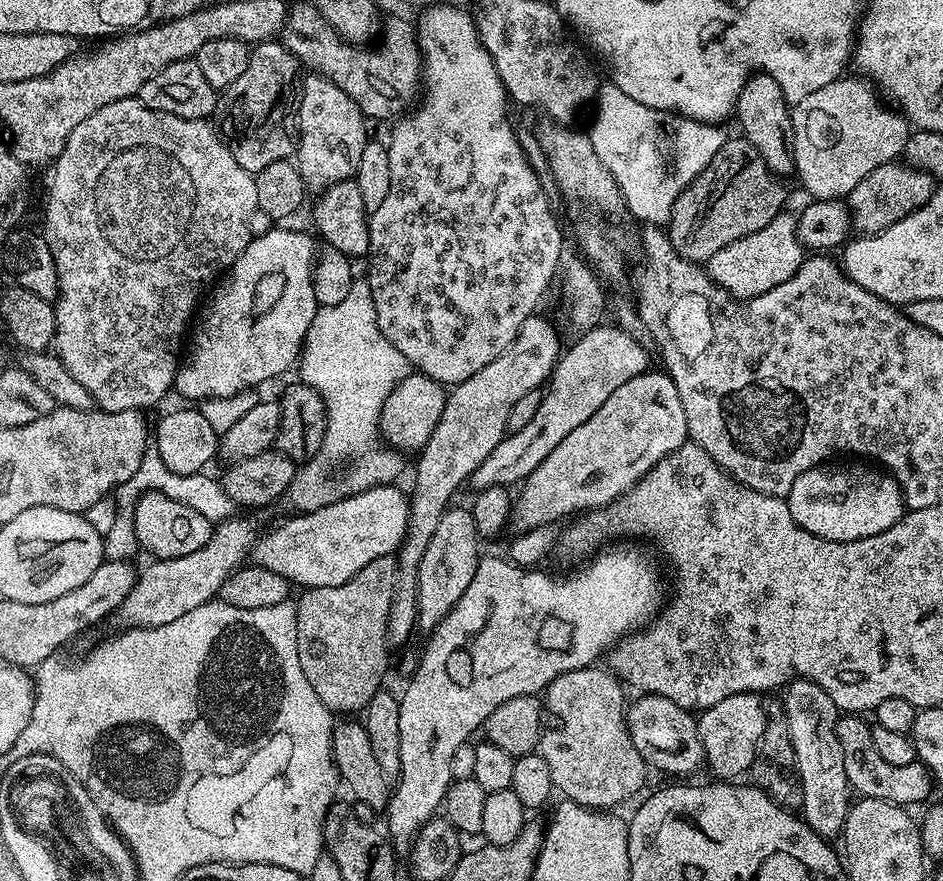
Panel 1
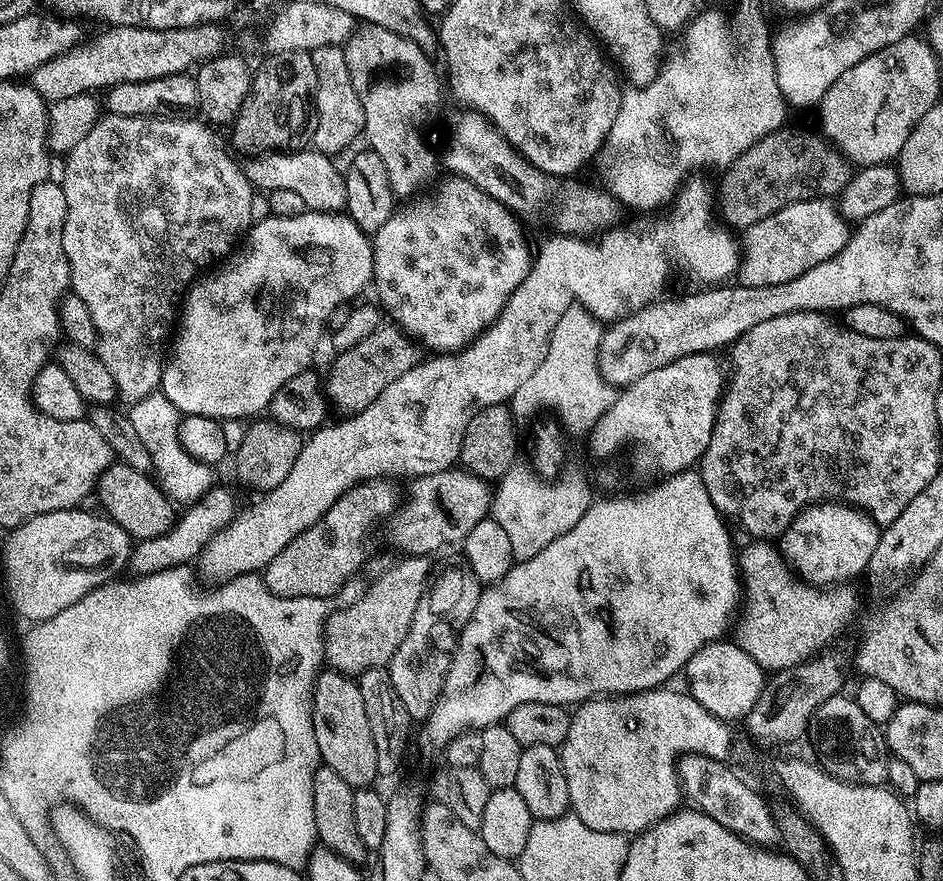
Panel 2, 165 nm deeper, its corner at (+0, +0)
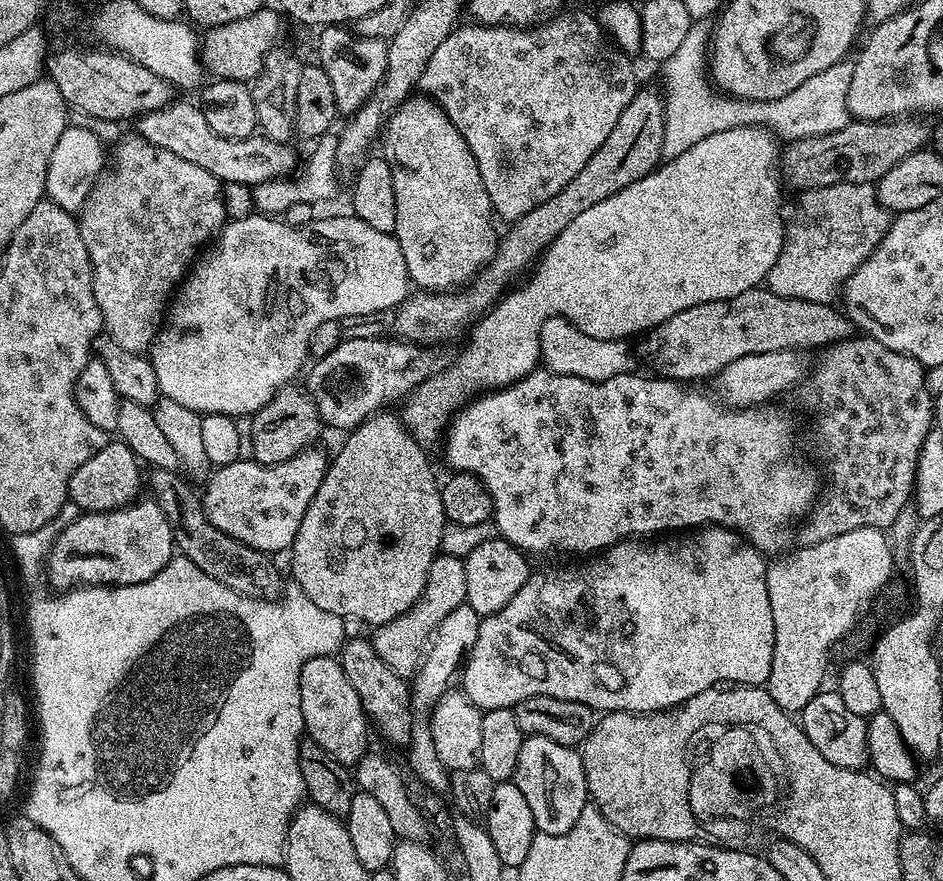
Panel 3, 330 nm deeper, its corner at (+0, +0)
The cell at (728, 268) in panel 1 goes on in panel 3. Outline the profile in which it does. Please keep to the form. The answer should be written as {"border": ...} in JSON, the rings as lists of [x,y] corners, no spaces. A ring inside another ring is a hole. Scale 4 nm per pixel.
{"border":[[[835,184],[834,186],[822,186],[821,188],[809,188],[799,193],[800,201],[796,204],[796,209],[792,212],[792,217],[789,215],[786,220],[784,229],[784,251],[780,253],[778,262],[768,272],[766,286],[774,294],[778,294],[782,298],[802,298],[810,302],[822,302],[823,304],[832,304],[834,298],[832,295],[837,295],[838,289],[843,285],[845,280],[848,280],[854,274],[854,270],[858,270],[858,266],[862,266],[862,262],[866,262],[869,254],[880,245],[882,238],[888,232],[890,223],[890,213],[887,209],[879,204],[876,197],[876,189],[871,184]]]}

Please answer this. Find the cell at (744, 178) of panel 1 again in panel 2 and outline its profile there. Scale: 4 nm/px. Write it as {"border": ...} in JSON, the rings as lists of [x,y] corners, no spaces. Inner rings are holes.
{"border":[[[791,126],[779,128],[754,142],[750,150],[723,169],[718,216],[720,212],[719,219],[729,229],[743,230],[754,226],[787,204],[839,197],[854,175],[853,165],[823,135],[813,132]]]}

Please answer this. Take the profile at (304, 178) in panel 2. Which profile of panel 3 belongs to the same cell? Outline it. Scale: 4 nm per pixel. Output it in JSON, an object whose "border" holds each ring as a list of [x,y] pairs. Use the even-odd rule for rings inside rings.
{"border":[[[170,103],[165,108],[139,117],[134,127],[138,135],[146,138],[146,142],[162,150],[170,150],[170,154],[178,154],[178,158],[186,158],[186,162],[194,162],[194,166],[202,166],[202,170],[210,170],[210,174],[217,176],[225,185],[255,186],[277,178],[291,177],[297,171],[296,156],[288,144],[279,144],[263,134],[253,134],[244,140],[222,138],[210,130],[203,107],[197,105],[195,108],[192,104]]]}

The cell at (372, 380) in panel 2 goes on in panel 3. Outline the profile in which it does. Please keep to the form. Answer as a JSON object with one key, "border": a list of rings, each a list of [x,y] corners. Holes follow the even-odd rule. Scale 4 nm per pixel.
{"border":[[[641,87],[635,98],[622,110],[622,118],[618,118],[618,126],[610,130],[610,138],[598,146],[598,150],[570,178],[570,182],[554,198],[548,198],[542,206],[530,210],[522,218],[511,221],[508,233],[499,237],[496,253],[491,262],[484,265],[471,284],[450,292],[417,291],[409,294],[395,309],[396,332],[401,340],[411,340],[414,344],[425,346],[440,346],[451,336],[456,336],[460,328],[467,329],[469,325],[480,319],[493,304],[505,295],[508,283],[515,276],[520,276],[528,267],[537,263],[538,257],[550,247],[554,238],[582,214],[582,210],[590,210],[590,206],[598,206],[602,198],[610,198],[610,194],[618,194],[630,182],[638,182],[646,174],[650,174],[664,156],[664,97],[659,91]]]}

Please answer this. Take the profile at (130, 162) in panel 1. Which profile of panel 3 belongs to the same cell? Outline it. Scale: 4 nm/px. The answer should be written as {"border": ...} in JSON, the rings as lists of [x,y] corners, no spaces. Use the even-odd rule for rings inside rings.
{"border":[[[138,134],[131,135],[118,141],[113,152],[111,149],[110,167],[92,187],[78,223],[92,263],[94,298],[104,315],[107,331],[130,354],[144,354],[151,349],[166,319],[170,297],[187,277],[201,249],[226,223],[225,189],[210,170],[202,170],[202,166],[194,166],[194,162],[170,154],[170,150],[162,150]]]}

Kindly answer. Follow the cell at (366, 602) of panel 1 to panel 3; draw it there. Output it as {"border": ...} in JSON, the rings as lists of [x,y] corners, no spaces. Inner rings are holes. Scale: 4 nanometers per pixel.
{"border":[[[437,556],[430,566],[430,574],[426,578],[426,586],[414,606],[406,610],[398,618],[379,625],[370,639],[374,650],[378,650],[378,658],[386,662],[386,666],[393,668],[397,674],[405,678],[416,675],[417,668],[422,663],[422,657],[429,647],[436,627],[450,614],[466,602],[466,566],[463,559],[458,556]]]}

